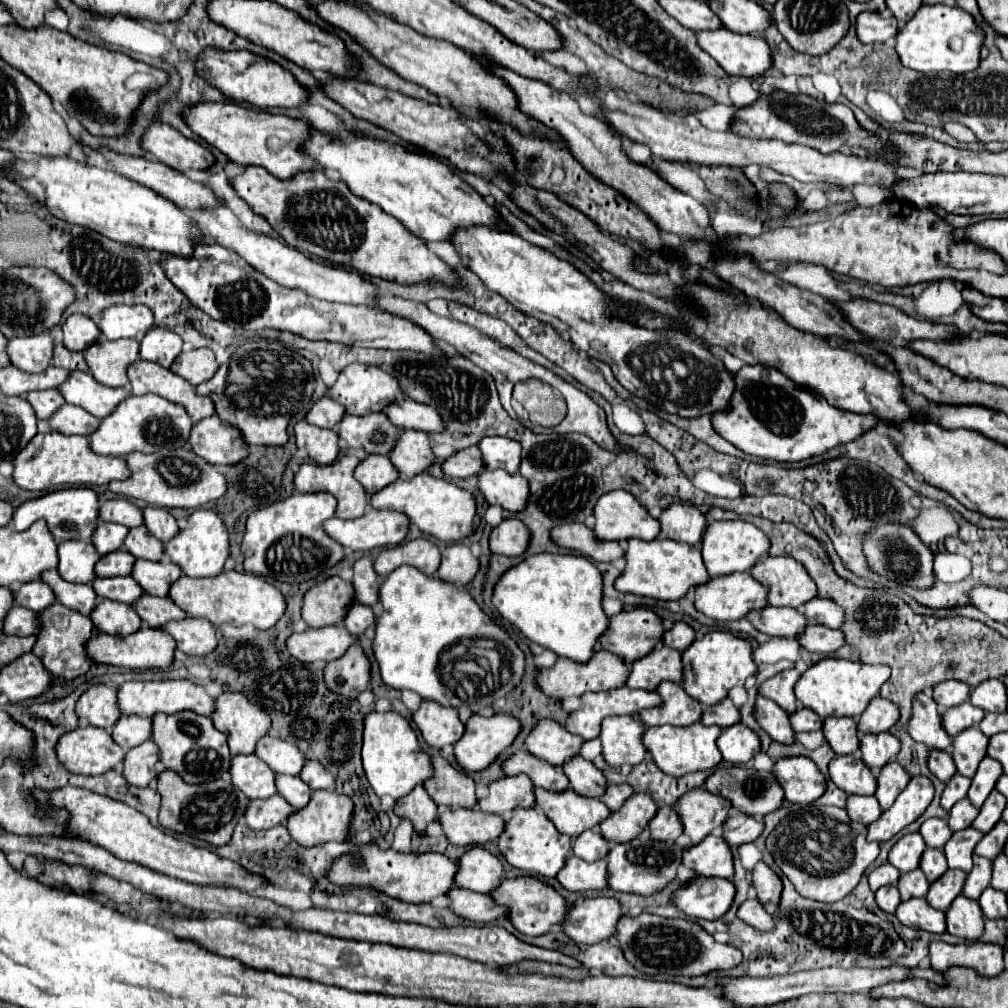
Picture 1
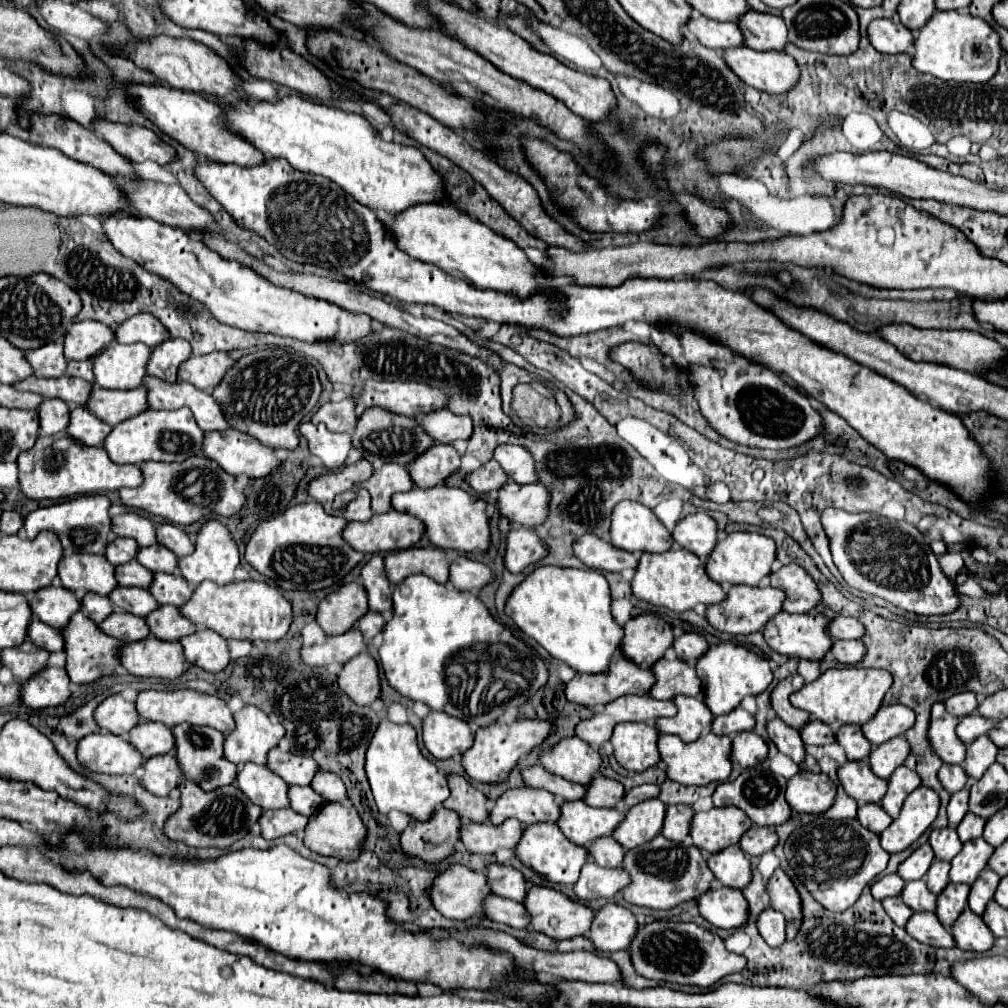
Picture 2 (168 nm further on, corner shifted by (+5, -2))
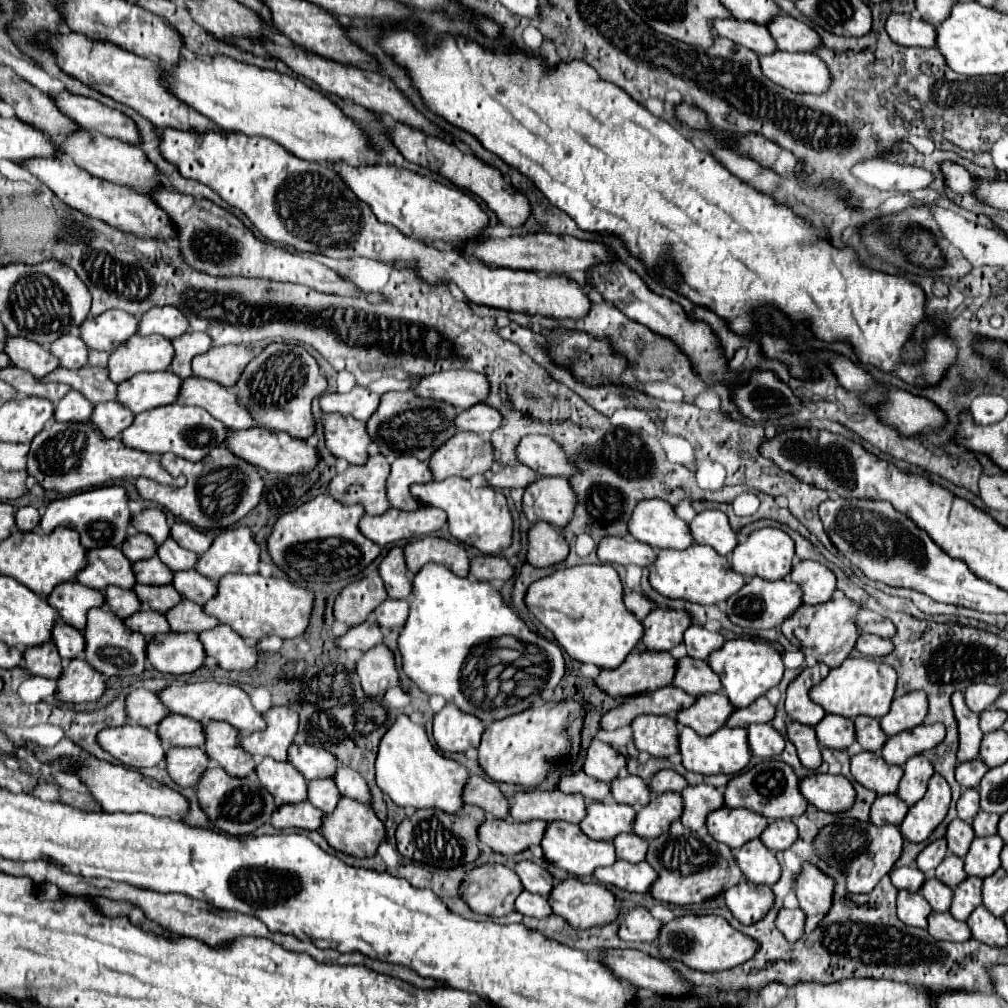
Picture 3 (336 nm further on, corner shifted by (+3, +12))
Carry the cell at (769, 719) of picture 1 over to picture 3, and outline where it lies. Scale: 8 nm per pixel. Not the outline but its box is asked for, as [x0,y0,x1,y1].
[786,720,822,770]

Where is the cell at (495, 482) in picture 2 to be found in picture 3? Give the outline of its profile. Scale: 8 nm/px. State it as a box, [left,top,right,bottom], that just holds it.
[488,464,536,488]

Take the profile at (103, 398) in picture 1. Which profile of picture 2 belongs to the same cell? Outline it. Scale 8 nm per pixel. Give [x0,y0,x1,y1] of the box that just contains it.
[88,386,148,424]

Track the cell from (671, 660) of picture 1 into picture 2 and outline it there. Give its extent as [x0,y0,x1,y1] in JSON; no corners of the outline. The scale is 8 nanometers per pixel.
[650,658,702,700]

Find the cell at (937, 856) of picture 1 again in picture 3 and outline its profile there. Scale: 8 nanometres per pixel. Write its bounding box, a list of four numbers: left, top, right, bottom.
[934,854,966,890]

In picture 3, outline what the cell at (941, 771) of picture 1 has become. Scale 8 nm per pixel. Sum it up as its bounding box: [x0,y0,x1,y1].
[956,758,988,788]

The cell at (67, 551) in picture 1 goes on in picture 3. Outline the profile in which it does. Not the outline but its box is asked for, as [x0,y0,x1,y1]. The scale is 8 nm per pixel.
[76,546,136,590]

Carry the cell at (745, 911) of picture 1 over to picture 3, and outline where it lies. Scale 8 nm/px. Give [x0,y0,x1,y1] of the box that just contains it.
[776,908,804,942]

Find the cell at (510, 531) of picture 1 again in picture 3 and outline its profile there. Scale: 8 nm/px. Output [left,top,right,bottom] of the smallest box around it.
[526,522,568,566]

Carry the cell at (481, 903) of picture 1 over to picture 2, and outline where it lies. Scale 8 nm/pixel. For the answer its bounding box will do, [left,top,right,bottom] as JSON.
[484,894,530,928]

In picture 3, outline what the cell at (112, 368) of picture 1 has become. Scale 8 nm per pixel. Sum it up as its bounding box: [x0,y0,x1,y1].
[108,334,174,384]

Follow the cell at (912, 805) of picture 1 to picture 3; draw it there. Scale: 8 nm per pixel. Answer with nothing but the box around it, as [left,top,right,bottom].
[898,774,950,842]

